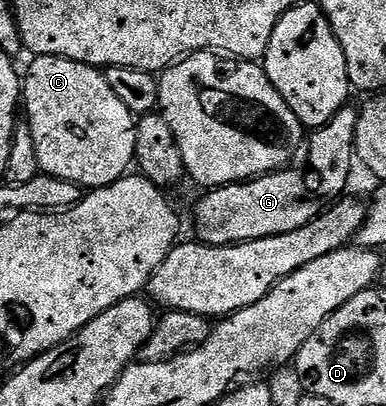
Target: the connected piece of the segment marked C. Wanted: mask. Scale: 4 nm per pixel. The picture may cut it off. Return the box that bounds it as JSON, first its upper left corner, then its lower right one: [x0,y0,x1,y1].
[22,54,136,188]

